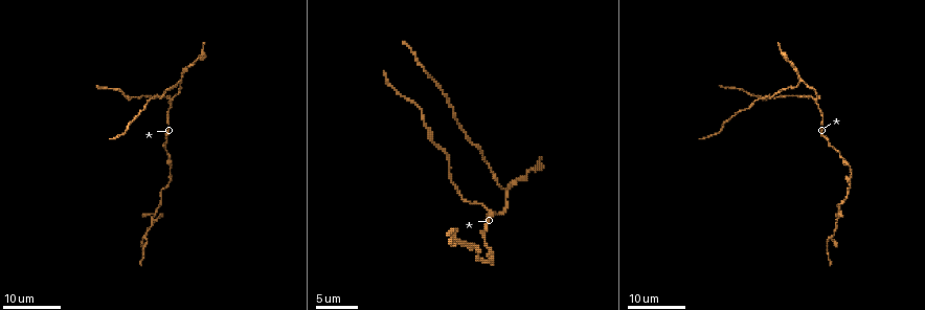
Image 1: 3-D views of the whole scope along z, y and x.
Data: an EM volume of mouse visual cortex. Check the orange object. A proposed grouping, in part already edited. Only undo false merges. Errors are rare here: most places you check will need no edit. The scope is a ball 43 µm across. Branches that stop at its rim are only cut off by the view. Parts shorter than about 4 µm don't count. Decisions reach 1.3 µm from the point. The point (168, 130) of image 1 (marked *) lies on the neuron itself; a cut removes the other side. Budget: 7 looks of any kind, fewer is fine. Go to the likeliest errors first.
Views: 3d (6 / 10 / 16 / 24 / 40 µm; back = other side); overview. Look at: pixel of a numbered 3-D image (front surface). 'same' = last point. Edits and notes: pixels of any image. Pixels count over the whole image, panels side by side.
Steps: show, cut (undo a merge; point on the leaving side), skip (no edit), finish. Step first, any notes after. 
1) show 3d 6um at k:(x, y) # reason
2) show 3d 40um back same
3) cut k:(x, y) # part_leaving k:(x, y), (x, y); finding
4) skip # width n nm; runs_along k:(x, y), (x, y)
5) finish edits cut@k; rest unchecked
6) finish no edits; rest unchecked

show 3d 24um at 1:(178, 83) # a fork

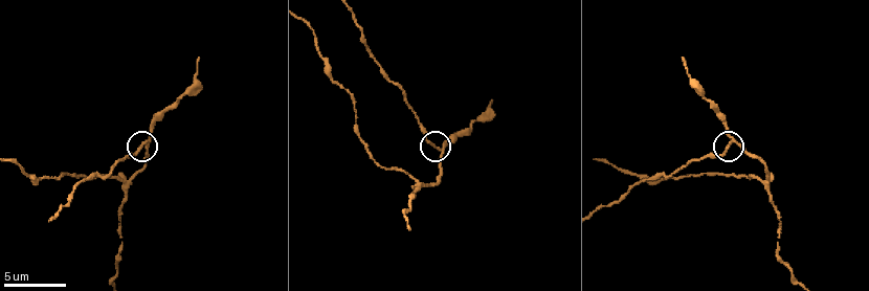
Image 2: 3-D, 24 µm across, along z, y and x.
show 3d 6um at 2:(142, 143)

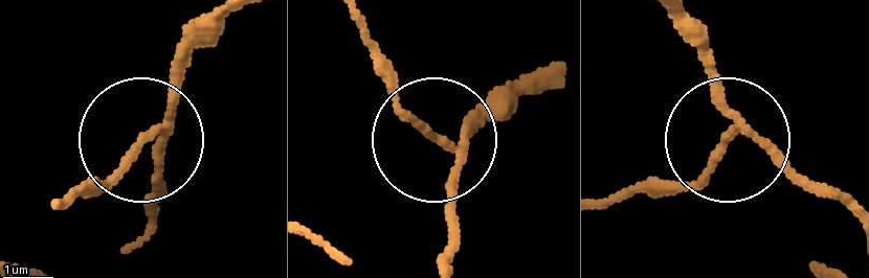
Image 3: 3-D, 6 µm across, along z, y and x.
cut 3:(109, 177) # side_arm 9 um; part_leaving 3:(163, 128), (106, 186), (64, 199); two neurons meet here

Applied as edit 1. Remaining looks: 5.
show overview

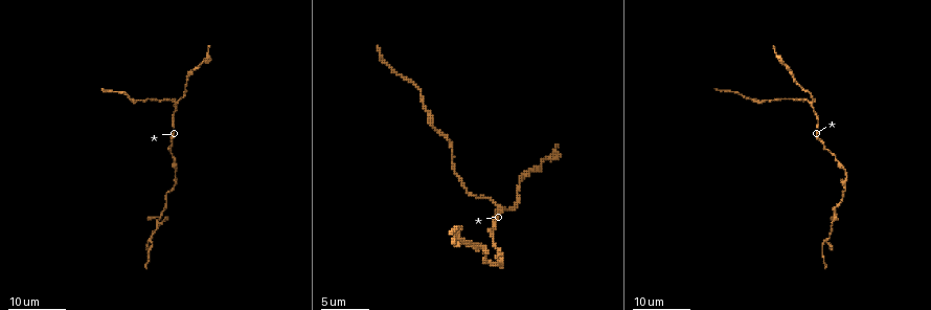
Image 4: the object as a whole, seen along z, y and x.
show 3d 16um at 4:(813, 104) # branch point

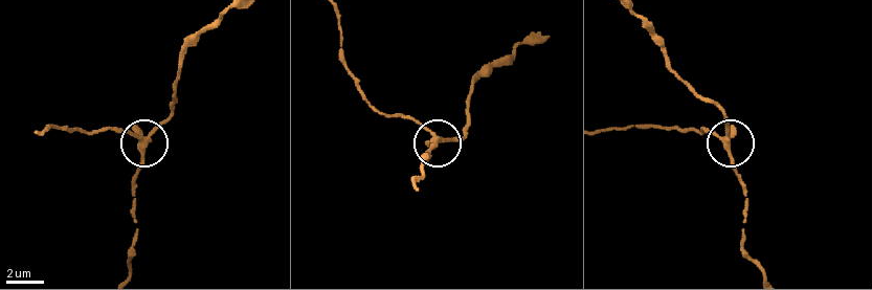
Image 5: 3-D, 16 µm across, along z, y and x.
show 3d 6um at 5:(727, 140) # closer look

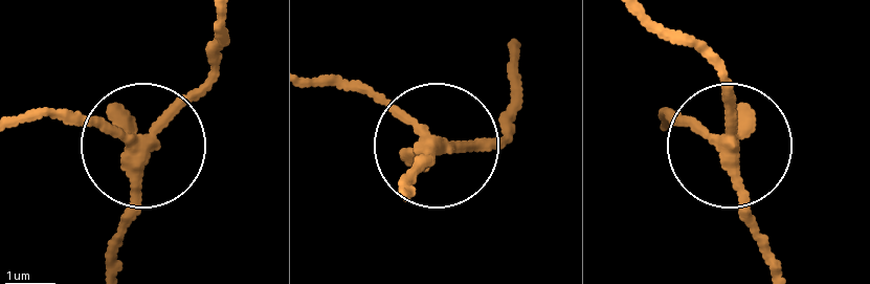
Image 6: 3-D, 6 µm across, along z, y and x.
skip # width 300 nm; runs_along 6:(782, 271), (749, 209), (711, 62); continuous, no second neuron

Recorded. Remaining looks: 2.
show 3d 24um at 4:(460, 226) # calibre changes

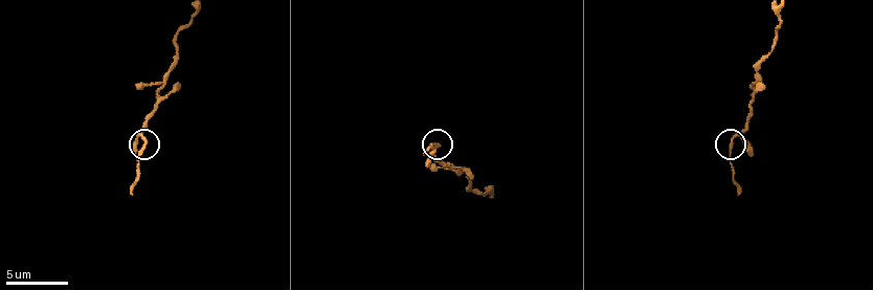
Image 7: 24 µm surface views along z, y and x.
show 3d 6um at 7:(145, 138)

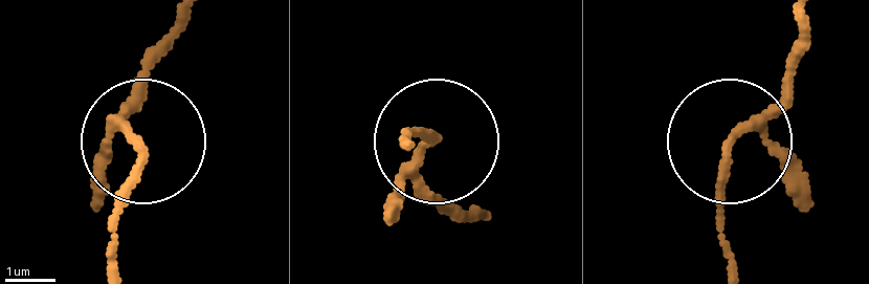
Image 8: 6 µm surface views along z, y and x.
skip # arms 3; runs_along 8:(181, 20), (131, 112), (143, 171), (110, 254); one neuron here

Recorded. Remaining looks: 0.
finish edits cut@3; rest unchecked

